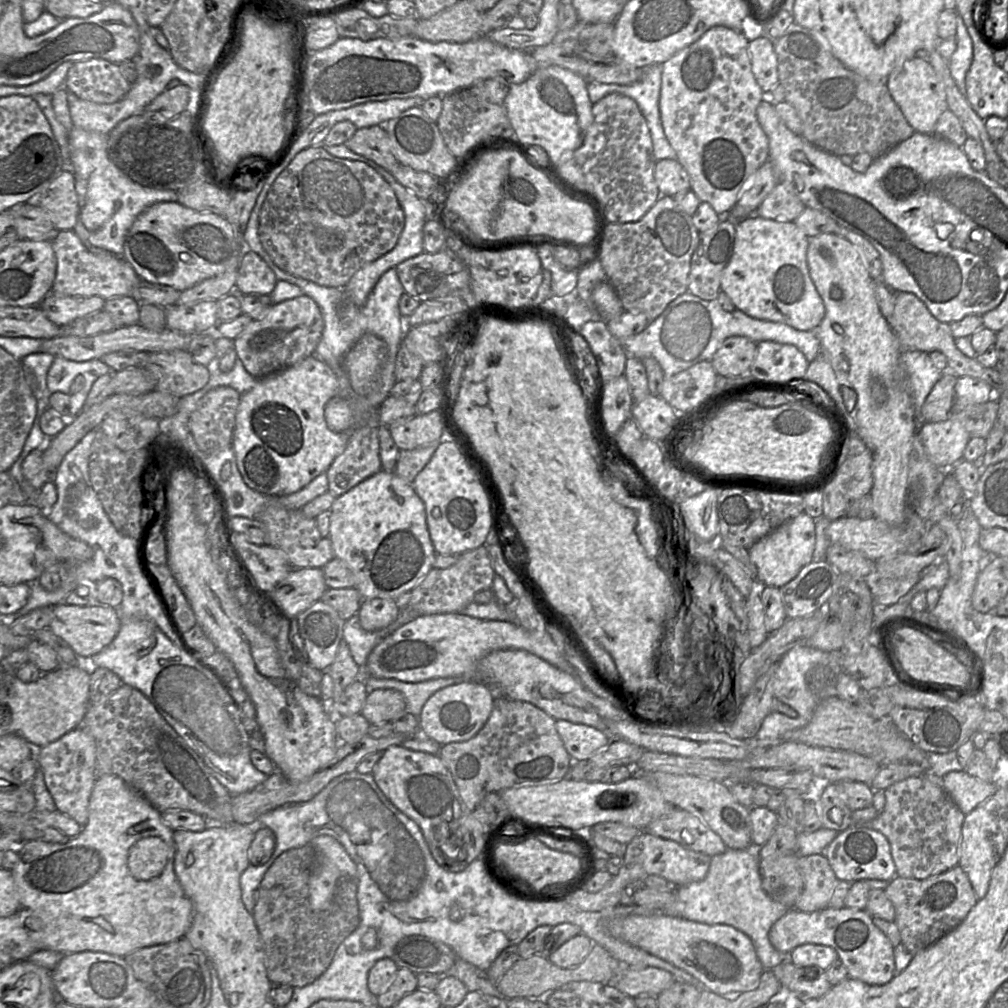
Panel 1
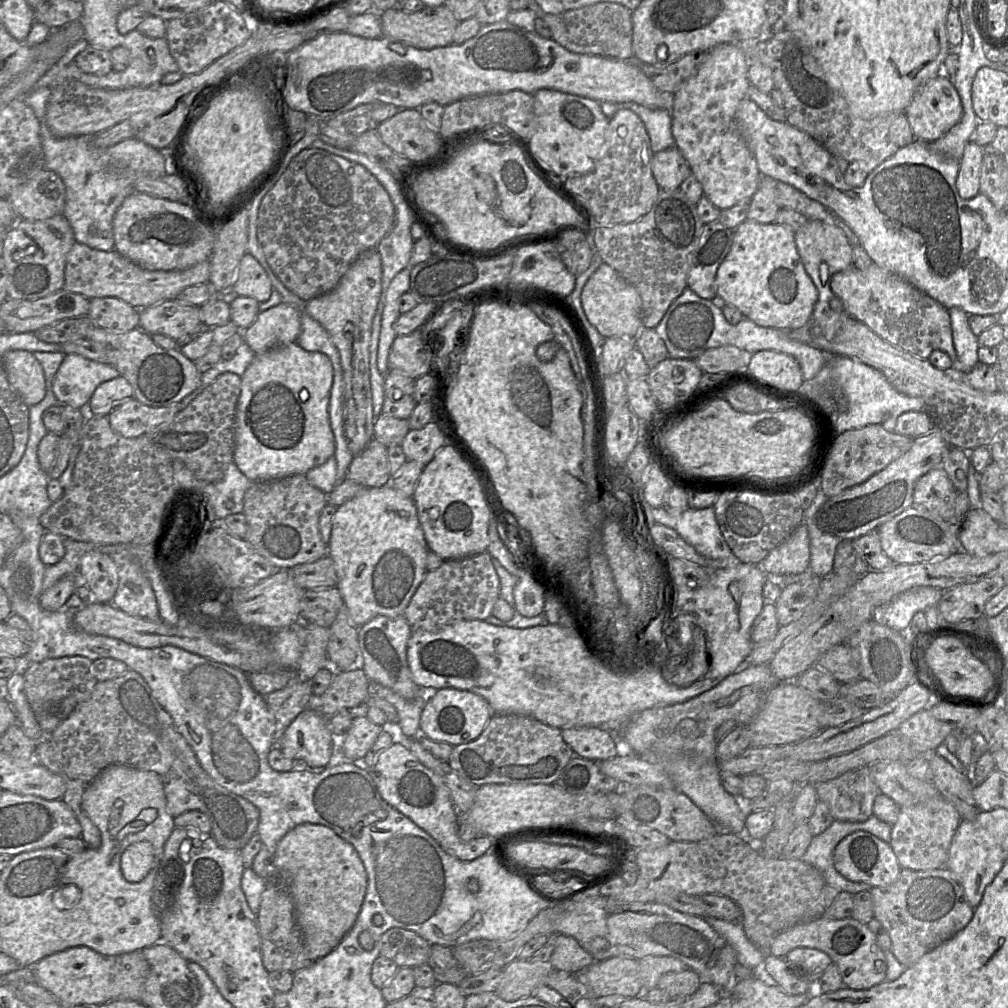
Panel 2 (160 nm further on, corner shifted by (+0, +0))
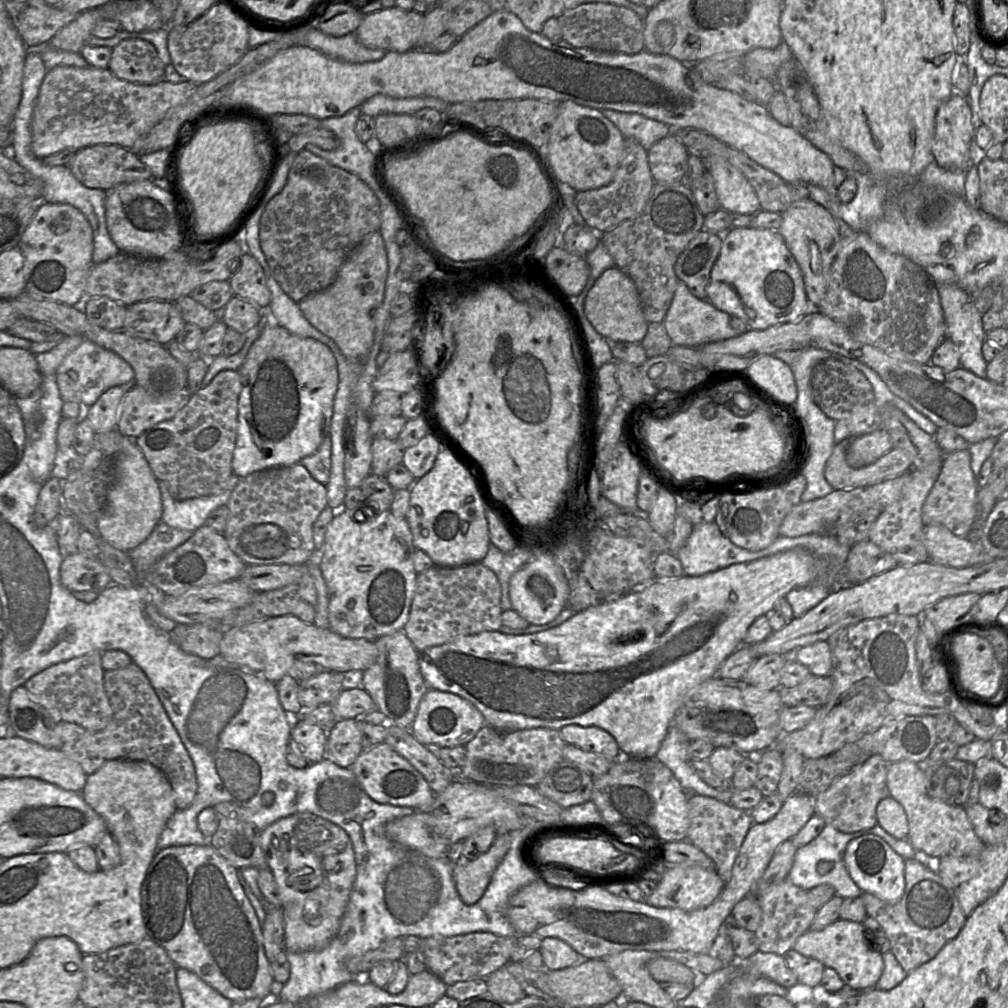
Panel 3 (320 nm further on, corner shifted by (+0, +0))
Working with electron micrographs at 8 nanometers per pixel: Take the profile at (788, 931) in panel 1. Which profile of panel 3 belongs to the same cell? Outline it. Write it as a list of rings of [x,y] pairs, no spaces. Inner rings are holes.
[[[838,919],[822,930],[809,929],[793,946],[793,950],[800,954],[820,961],[825,967],[833,968],[845,984],[858,991],[874,988],[883,973],[883,956],[877,948],[876,940],[866,932],[862,923],[843,919]]]

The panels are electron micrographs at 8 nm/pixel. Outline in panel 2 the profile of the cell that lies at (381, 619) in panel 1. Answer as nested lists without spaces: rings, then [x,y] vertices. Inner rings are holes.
[[[378,615],[358,627],[358,641],[363,656],[363,670],[373,684],[387,687],[407,700],[420,695],[420,689],[412,678],[407,663],[407,643],[412,630],[404,617]]]

